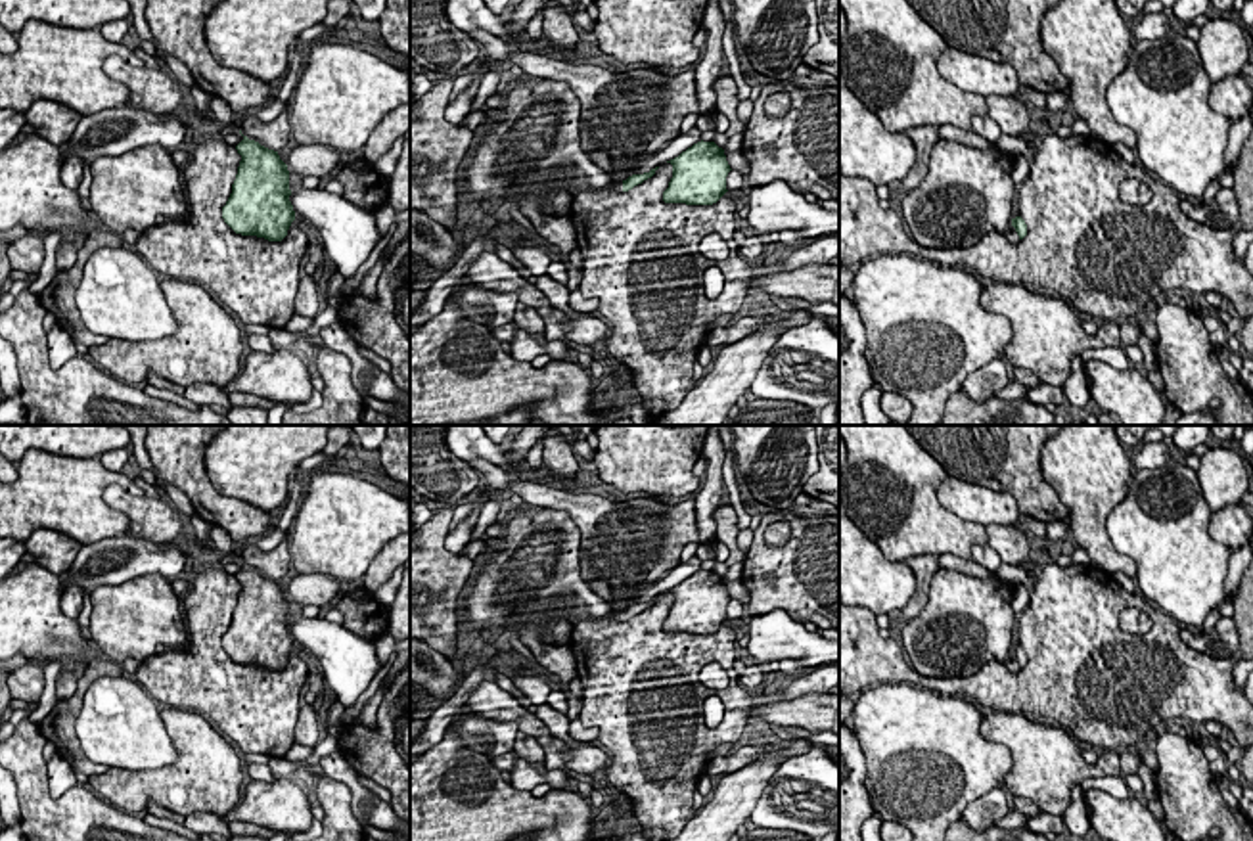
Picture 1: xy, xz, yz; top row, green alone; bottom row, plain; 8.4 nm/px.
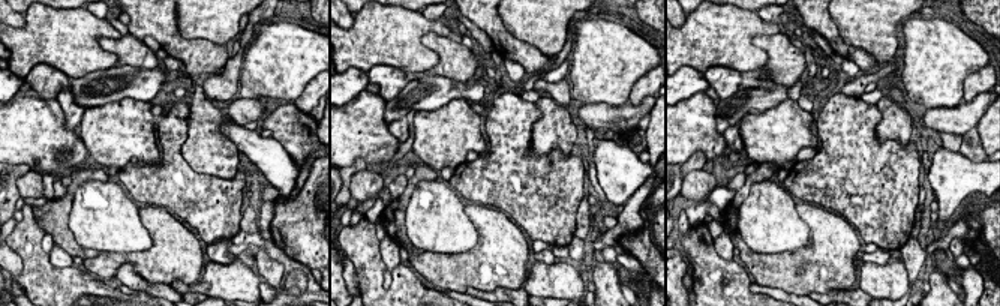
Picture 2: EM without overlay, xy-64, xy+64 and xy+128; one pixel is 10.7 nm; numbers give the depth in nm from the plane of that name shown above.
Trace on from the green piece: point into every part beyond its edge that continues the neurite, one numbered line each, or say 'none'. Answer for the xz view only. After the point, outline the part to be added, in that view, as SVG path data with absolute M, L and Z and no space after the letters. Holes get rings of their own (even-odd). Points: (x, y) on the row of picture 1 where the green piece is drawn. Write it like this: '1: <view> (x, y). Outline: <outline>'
1: xz (537, 135). Outline: M525 79L504 96L500 119L471 146L471 151L458 170L458 199L477 203L490 199L492 203L510 201L512 193L525 184L548 182L565 167L575 167L588 180L588 190L623 192L623 182L607 176L604 169L594 165L581 149L581 102L567 80L540 79L529 84Z

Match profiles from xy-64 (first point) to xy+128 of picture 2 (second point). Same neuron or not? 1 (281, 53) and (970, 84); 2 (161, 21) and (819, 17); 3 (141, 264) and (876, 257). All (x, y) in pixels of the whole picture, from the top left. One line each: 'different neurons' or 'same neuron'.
1: different neurons
2: same neuron
3: different neurons

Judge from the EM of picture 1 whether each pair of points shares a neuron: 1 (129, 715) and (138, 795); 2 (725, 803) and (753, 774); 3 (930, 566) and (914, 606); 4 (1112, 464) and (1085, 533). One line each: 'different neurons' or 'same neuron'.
1: different neurons
2: same neuron
3: same neuron
4: same neuron

